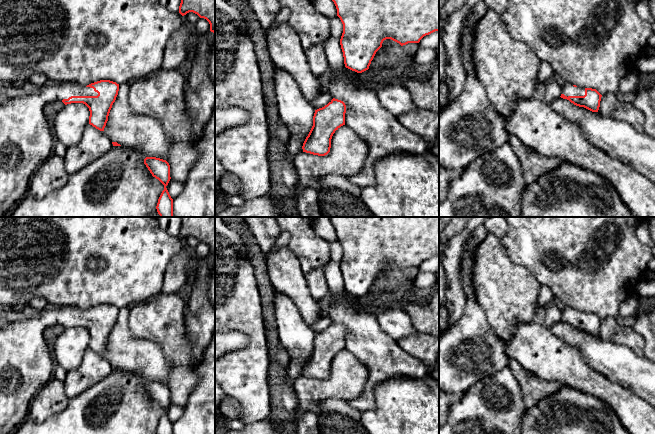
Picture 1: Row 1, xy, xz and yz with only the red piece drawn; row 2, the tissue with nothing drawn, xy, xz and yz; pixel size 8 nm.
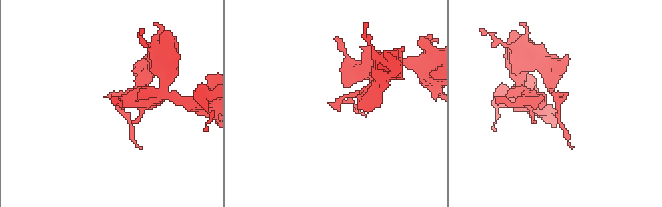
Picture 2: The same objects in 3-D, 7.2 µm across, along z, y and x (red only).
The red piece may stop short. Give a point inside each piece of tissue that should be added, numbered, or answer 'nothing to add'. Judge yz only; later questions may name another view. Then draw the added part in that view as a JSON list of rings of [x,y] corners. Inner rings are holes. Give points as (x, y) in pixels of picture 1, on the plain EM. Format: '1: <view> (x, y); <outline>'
1: yz (568, 313); [[[564,305],[561,311],[562,311],[562,318],[564,318],[567,321],[585,319],[585,312],[581,310],[574,311],[573,308]]]

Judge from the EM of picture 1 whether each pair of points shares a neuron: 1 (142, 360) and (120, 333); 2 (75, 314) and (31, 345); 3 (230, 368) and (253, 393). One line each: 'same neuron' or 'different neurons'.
1: same neuron
2: same neuron
3: same neuron

